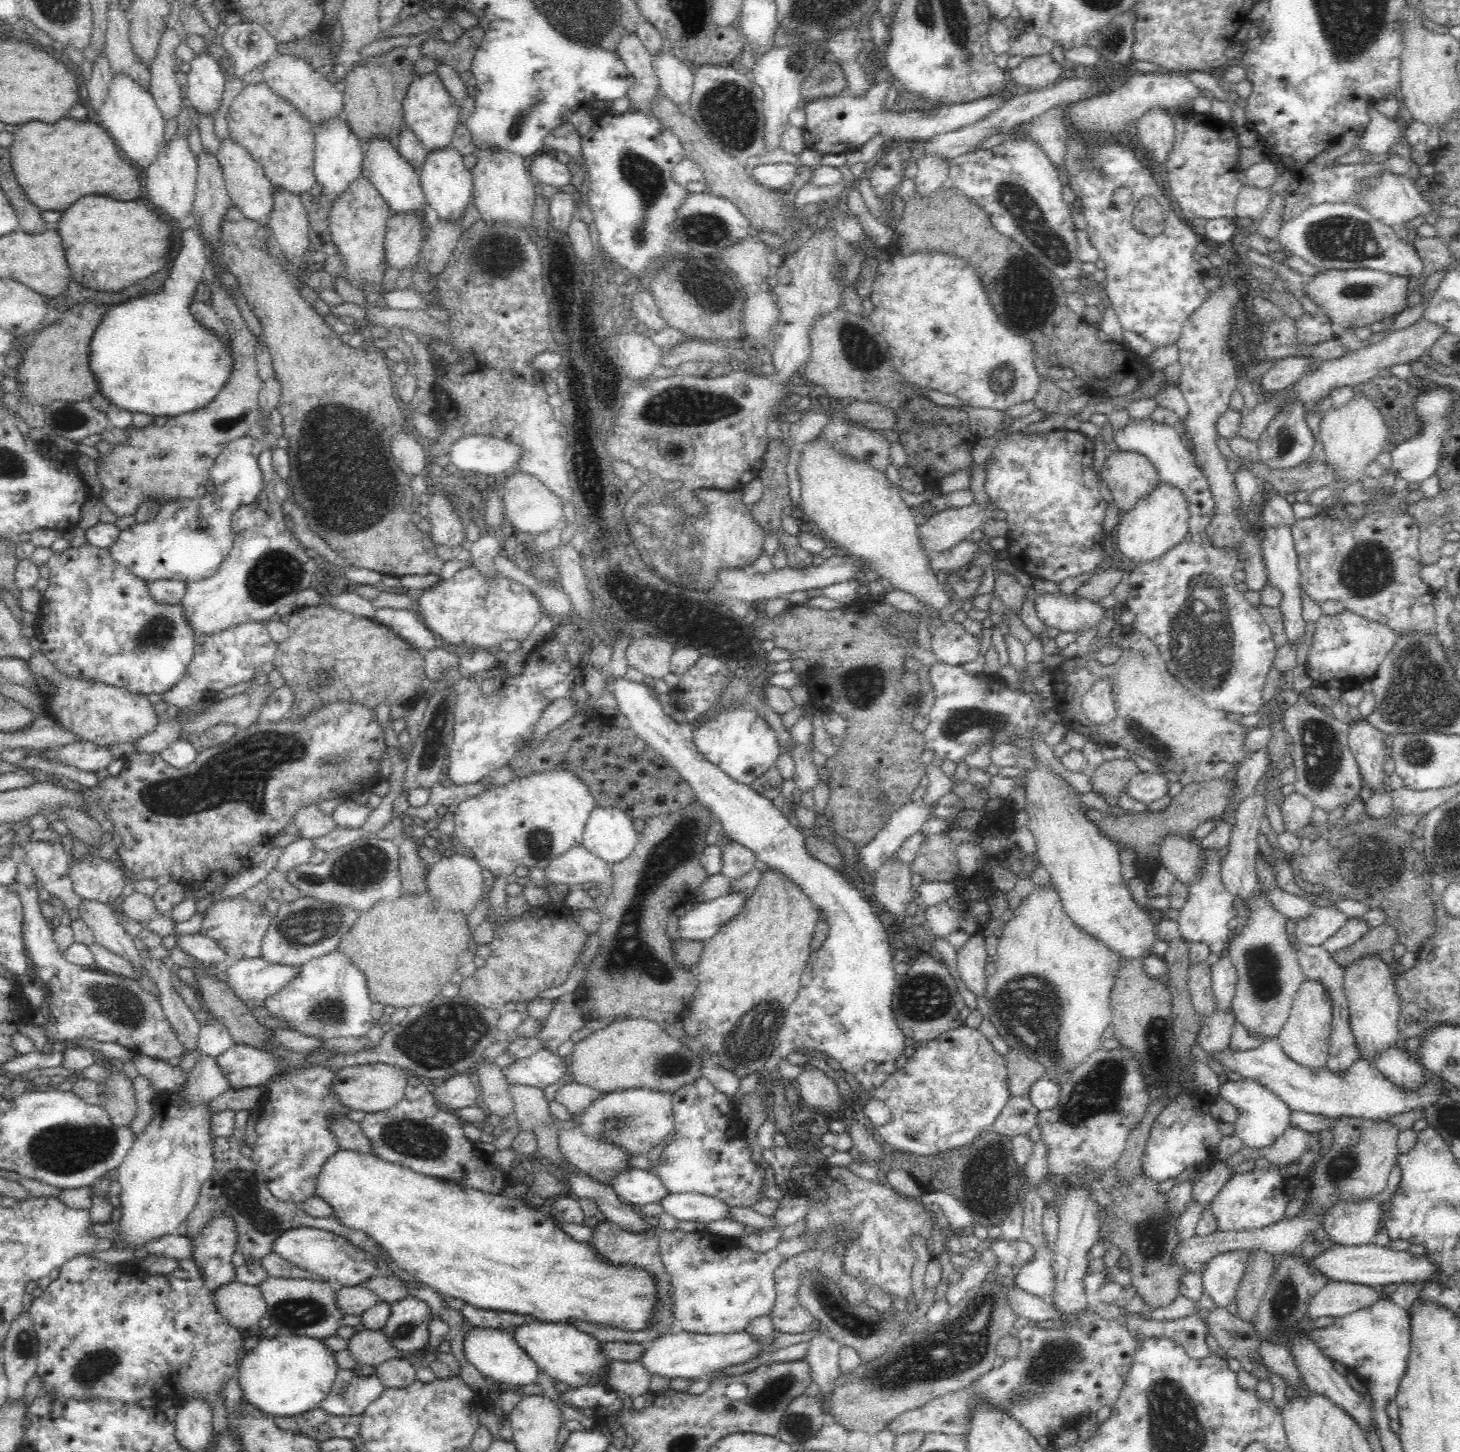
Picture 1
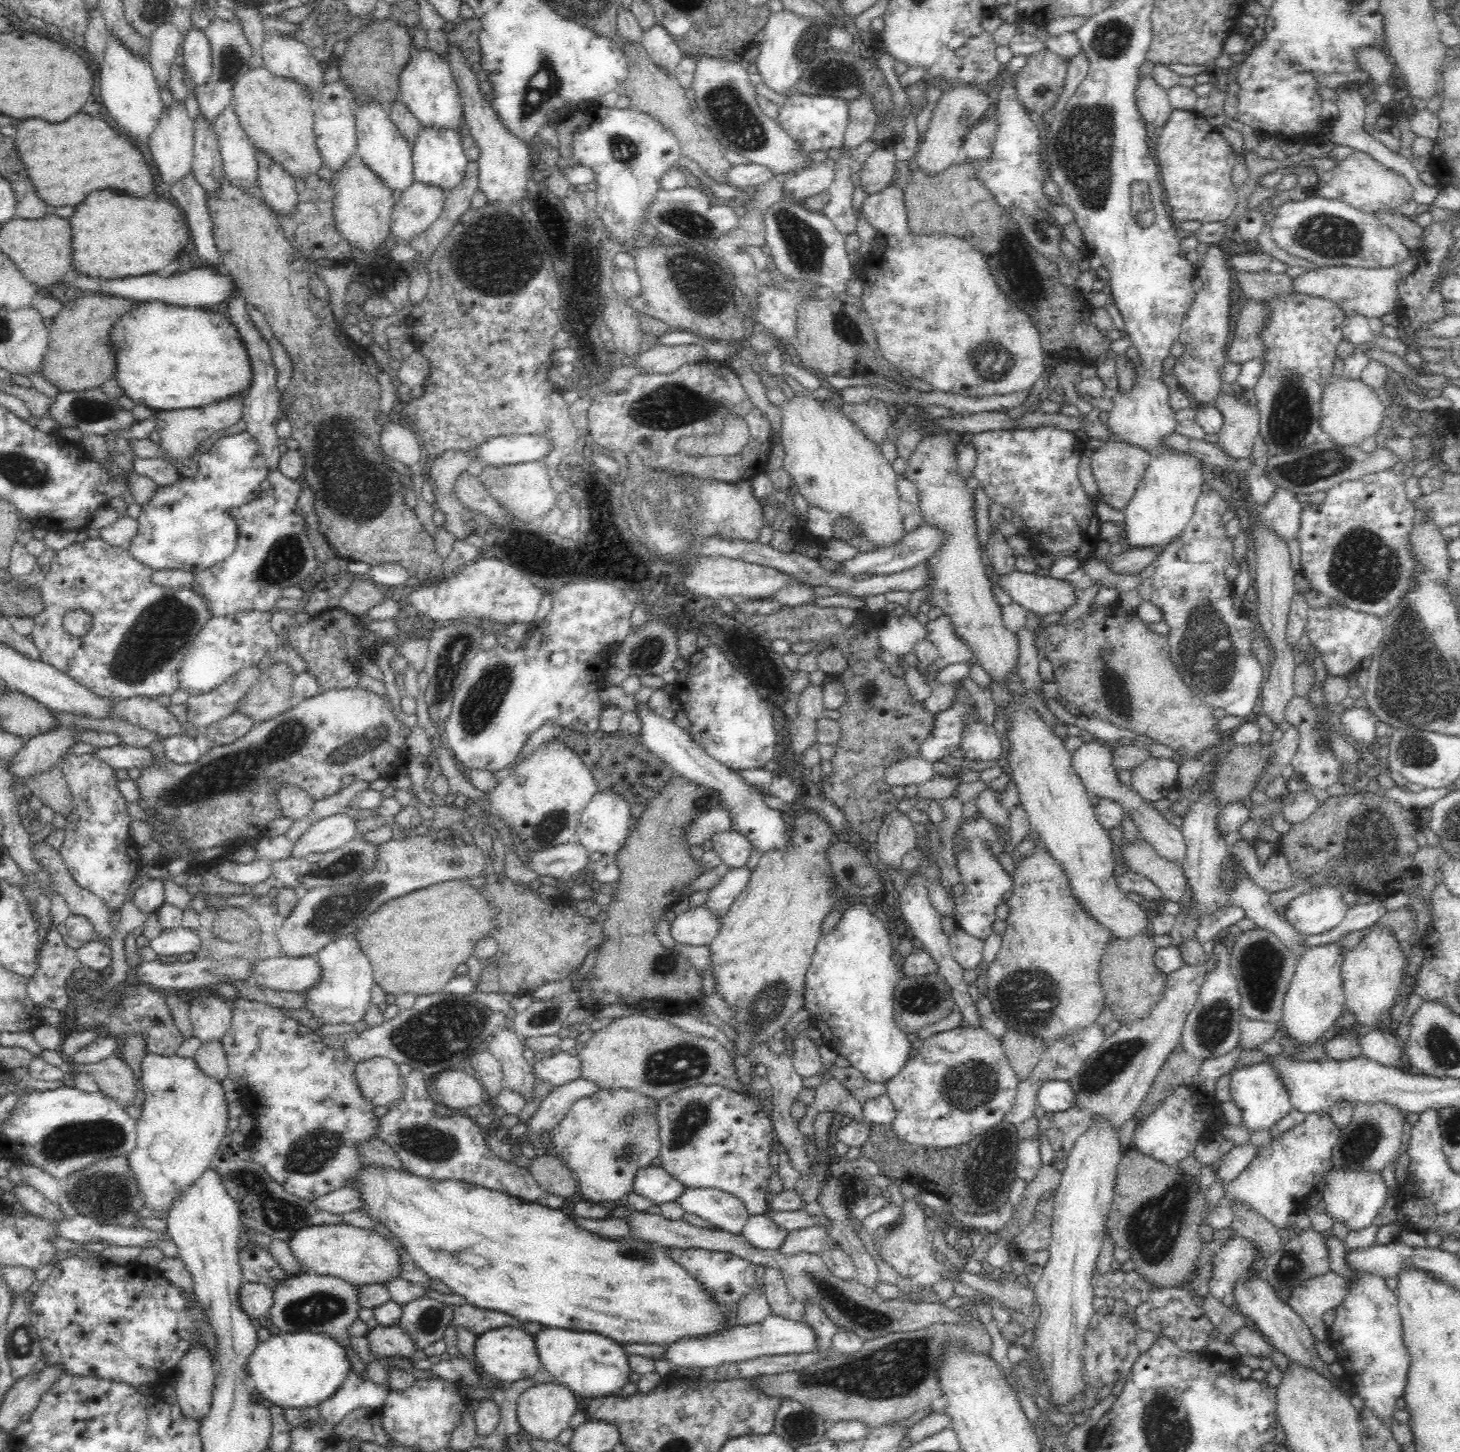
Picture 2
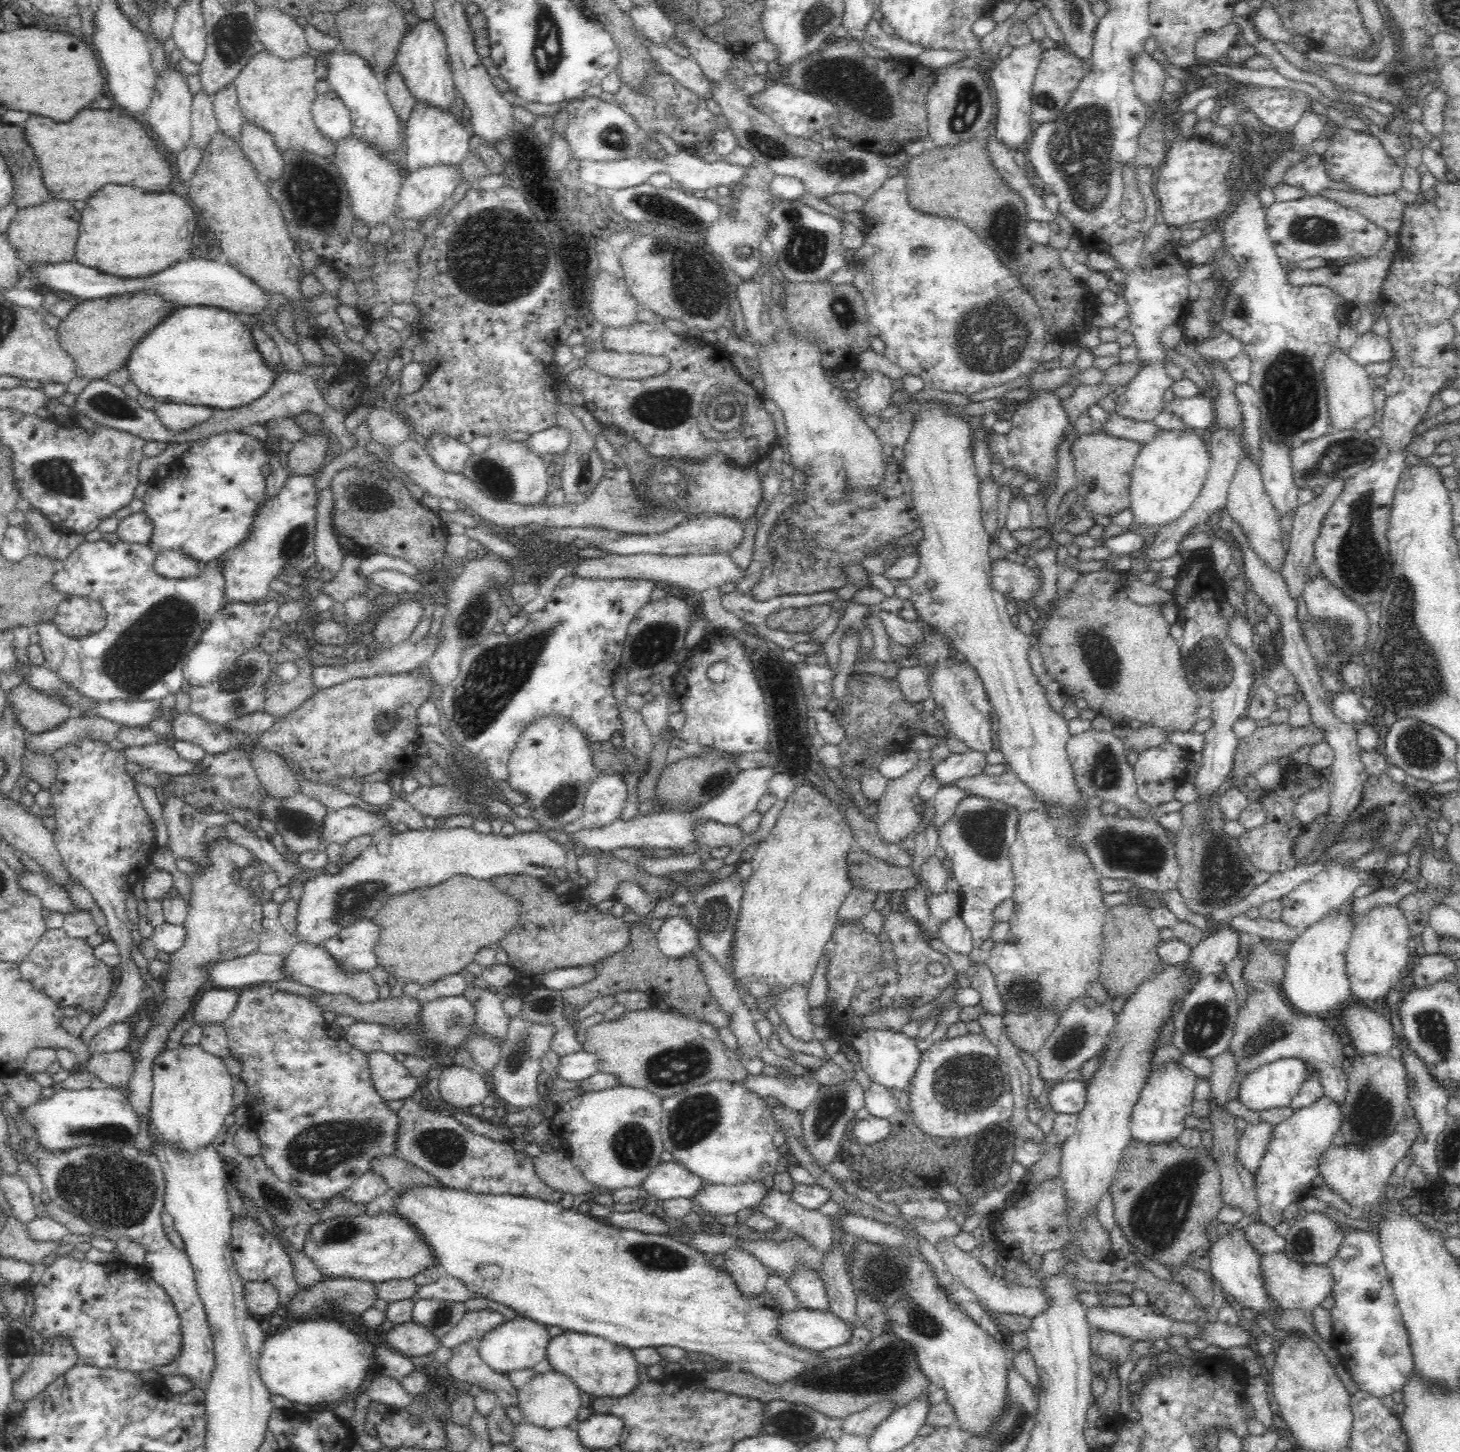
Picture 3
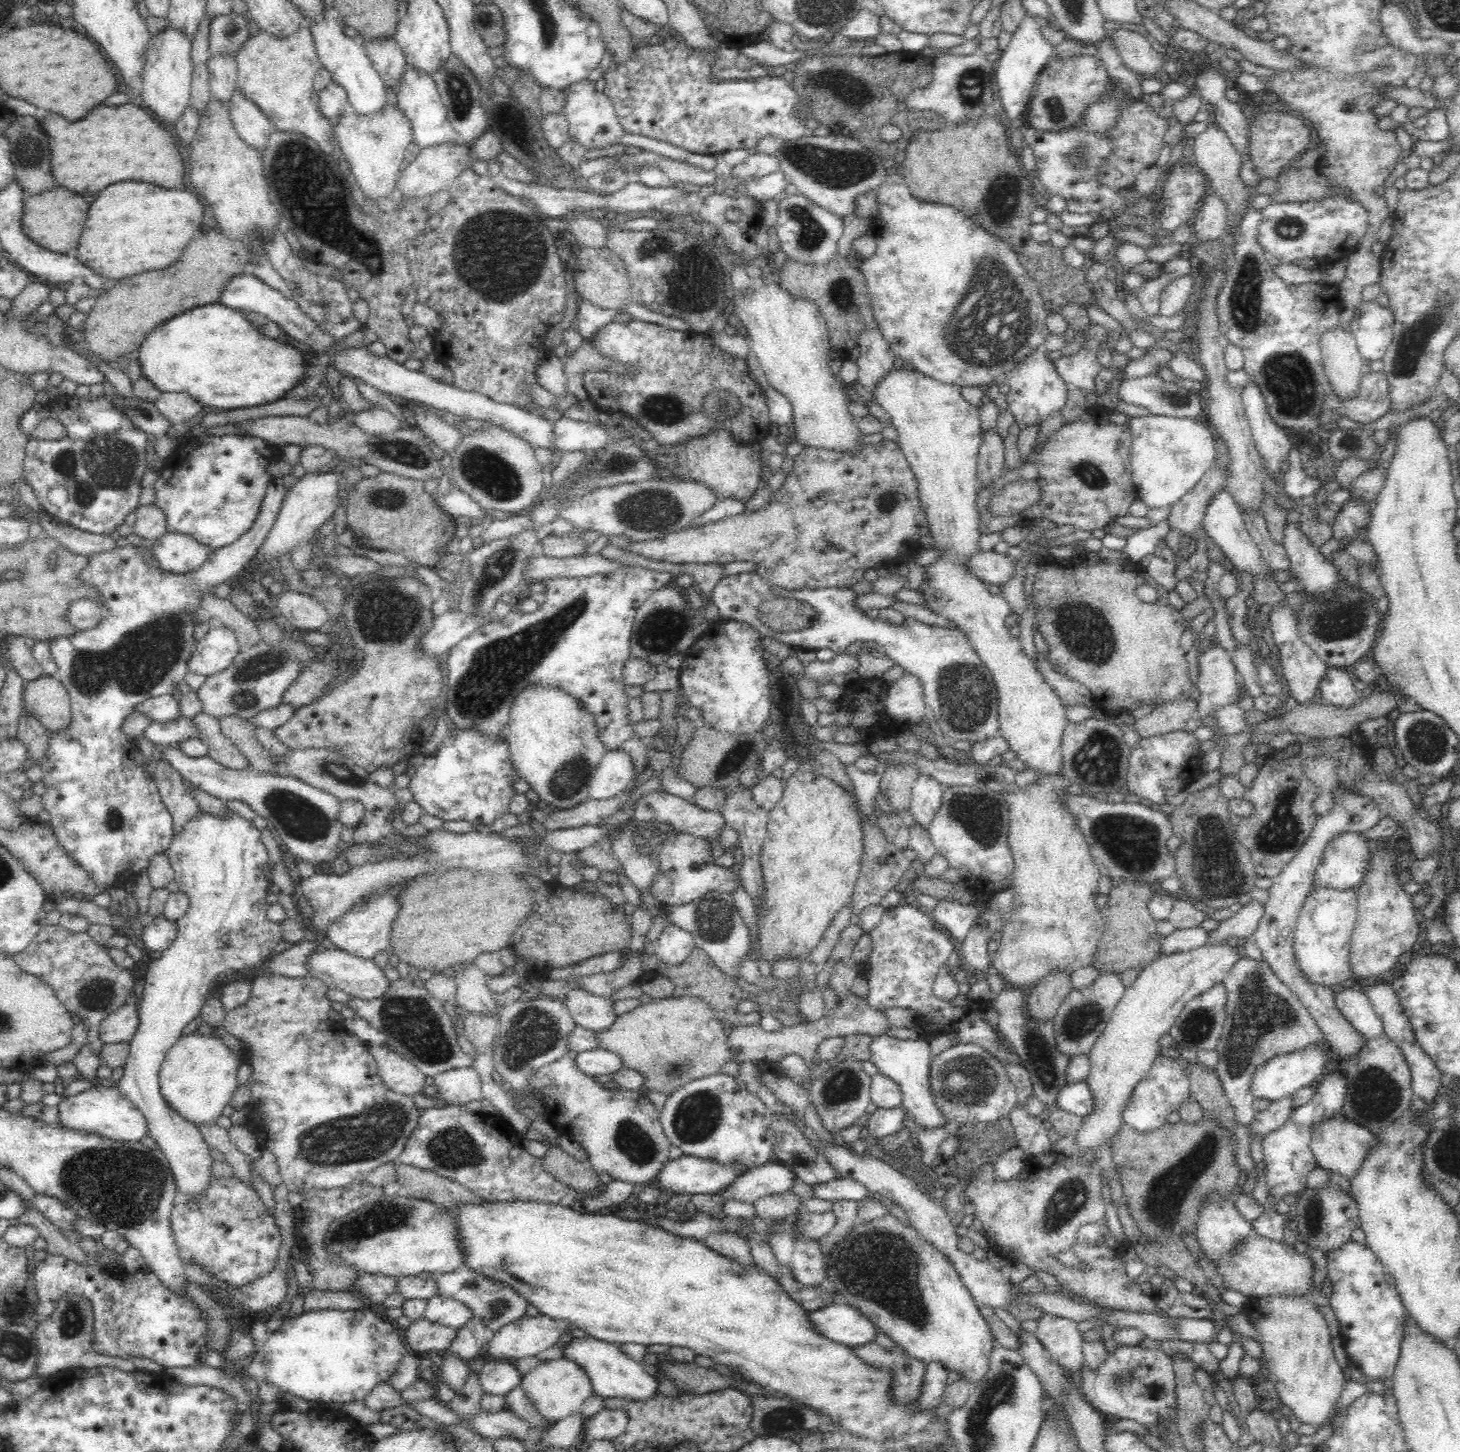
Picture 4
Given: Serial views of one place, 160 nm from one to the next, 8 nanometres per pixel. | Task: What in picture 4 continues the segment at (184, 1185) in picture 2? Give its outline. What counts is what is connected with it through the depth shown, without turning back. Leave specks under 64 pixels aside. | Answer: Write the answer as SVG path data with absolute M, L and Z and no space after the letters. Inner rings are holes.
M200 1032L182 1034L162 1061L158 1072L160 1093L164 1101L193 1126L197 1128L208 1124L212 1126L223 1114L224 1107L238 1088L236 1083L238 1067L236 1054L222 1043L222 1039Z

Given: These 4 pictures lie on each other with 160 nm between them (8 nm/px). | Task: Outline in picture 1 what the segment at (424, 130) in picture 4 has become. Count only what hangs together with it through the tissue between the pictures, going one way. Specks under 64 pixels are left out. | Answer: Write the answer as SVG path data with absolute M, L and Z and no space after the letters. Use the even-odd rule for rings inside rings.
M452 144L427 153L419 176L427 204L436 211L438 219L448 223L461 220L468 205L473 202L473 175L466 169L462 157L463 154L456 151Z

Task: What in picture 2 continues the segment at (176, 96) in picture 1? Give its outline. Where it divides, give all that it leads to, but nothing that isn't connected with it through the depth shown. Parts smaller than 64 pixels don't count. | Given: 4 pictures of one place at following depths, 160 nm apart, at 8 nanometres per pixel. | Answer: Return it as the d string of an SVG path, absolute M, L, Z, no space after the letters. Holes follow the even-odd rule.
M171 22L158 26L152 32L149 40L150 52L147 56L154 80L158 83L158 89L168 90L170 67L174 64L174 58L178 55L178 48L183 41L183 36Z

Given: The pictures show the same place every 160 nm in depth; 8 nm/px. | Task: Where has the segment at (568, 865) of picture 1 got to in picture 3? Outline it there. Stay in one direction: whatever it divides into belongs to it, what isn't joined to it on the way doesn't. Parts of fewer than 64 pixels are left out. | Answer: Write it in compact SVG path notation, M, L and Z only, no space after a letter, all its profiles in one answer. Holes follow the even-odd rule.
M388 824L373 832L372 844L368 846L352 863L337 874L320 874L303 883L303 894L297 903L297 924L295 936L297 942L322 945L334 938L342 928L362 920L373 918L385 904L385 900L412 890L430 888L454 876L462 875L477 880L489 880L501 875L527 875L541 879L564 869L568 862L566 845L549 838L538 831L515 832L509 838L492 833L476 833L472 827L428 828L398 832Z

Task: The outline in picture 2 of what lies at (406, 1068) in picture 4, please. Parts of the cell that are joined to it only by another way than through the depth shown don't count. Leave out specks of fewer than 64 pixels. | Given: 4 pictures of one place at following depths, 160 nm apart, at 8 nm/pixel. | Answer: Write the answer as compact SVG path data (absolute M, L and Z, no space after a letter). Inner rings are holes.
M386 1057L357 1062L354 1079L362 1097L374 1106L387 1106L402 1098L406 1083L398 1065Z

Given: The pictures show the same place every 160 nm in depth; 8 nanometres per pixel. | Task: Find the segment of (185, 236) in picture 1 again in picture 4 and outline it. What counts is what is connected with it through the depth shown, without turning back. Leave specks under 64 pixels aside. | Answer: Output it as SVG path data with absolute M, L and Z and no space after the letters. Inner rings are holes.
M220 302L198 306L198 308L191 308L174 315L172 318L166 319L162 324L159 324L146 335L146 338L144 338L137 350L138 363L141 369L140 376L144 376L150 381L160 393L190 394L192 398L196 398L204 407L214 407L214 409L218 409L219 411L261 406L264 402L270 403L278 401L287 394L287 391L295 388L304 379L305 374L303 373L307 370L307 368L305 368L307 362L304 360L302 352L293 348L291 345L280 342L278 339L272 340L264 337L264 335L258 331L258 328L246 318L246 315L242 311L228 308L228 306Z

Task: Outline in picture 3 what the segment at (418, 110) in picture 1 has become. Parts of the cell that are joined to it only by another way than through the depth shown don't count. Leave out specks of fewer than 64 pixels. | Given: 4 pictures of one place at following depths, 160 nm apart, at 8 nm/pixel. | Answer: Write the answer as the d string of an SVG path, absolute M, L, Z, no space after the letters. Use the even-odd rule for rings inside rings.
M420 20L414 28L410 28L397 50L394 66L404 79L408 91L412 93L415 103L422 101L451 114L457 90L453 83L453 72L450 68L445 37L435 22Z

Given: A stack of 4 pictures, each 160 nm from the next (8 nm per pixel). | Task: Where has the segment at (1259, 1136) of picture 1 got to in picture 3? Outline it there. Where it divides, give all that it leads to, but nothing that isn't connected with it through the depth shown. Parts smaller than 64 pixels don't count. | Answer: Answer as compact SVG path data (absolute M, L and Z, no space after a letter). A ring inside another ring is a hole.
M1278 1058L1274 1062L1268 1062L1252 1072L1246 1072L1242 1080L1238 1082L1237 1099L1253 1111L1265 1111L1271 1108L1290 1107L1292 1099L1304 1082L1306 1074L1309 1074L1311 1067L1304 1065L1304 1061L1299 1058Z

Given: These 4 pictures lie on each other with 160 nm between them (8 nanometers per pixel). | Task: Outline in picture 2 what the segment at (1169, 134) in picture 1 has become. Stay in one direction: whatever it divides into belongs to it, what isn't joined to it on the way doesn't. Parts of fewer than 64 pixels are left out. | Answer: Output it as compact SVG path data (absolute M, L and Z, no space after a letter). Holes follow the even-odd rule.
M1148 75L1137 84L1135 99L1142 120L1160 132L1175 109L1169 103L1167 90L1162 89L1152 76Z

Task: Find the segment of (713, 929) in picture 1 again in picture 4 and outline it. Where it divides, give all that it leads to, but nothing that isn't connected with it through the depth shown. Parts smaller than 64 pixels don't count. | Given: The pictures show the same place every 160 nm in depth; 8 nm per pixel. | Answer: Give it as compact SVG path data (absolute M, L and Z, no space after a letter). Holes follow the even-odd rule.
M669 921L649 949L658 955L660 961L676 965L685 961L694 948L693 936Z

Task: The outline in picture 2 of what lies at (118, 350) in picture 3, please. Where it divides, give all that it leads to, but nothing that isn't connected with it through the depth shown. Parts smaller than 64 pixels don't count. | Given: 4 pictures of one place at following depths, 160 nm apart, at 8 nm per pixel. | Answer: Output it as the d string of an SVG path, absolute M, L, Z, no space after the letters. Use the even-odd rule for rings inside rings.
M106 294L86 295L64 302L62 310L52 318L48 328L48 348L44 352L41 372L59 392L84 392L101 387L114 378L115 356L108 341L108 332L133 305L140 302Z

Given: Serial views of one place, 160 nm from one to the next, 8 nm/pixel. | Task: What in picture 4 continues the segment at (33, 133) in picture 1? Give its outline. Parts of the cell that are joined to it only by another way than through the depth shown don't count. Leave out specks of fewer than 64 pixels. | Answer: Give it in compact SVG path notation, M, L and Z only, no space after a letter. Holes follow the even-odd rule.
M134 104L98 106L78 122L68 122L66 118L50 112L40 118L40 126L50 140L51 174L58 187L64 186L68 190L82 192L82 194L94 194L106 188L108 184L122 182L122 180L136 180L136 182L150 182L166 188L184 188L184 182L182 182L184 162L178 152L178 142L174 140L170 130L166 130L158 120L154 120L154 116L150 116L148 112L144 112Z

